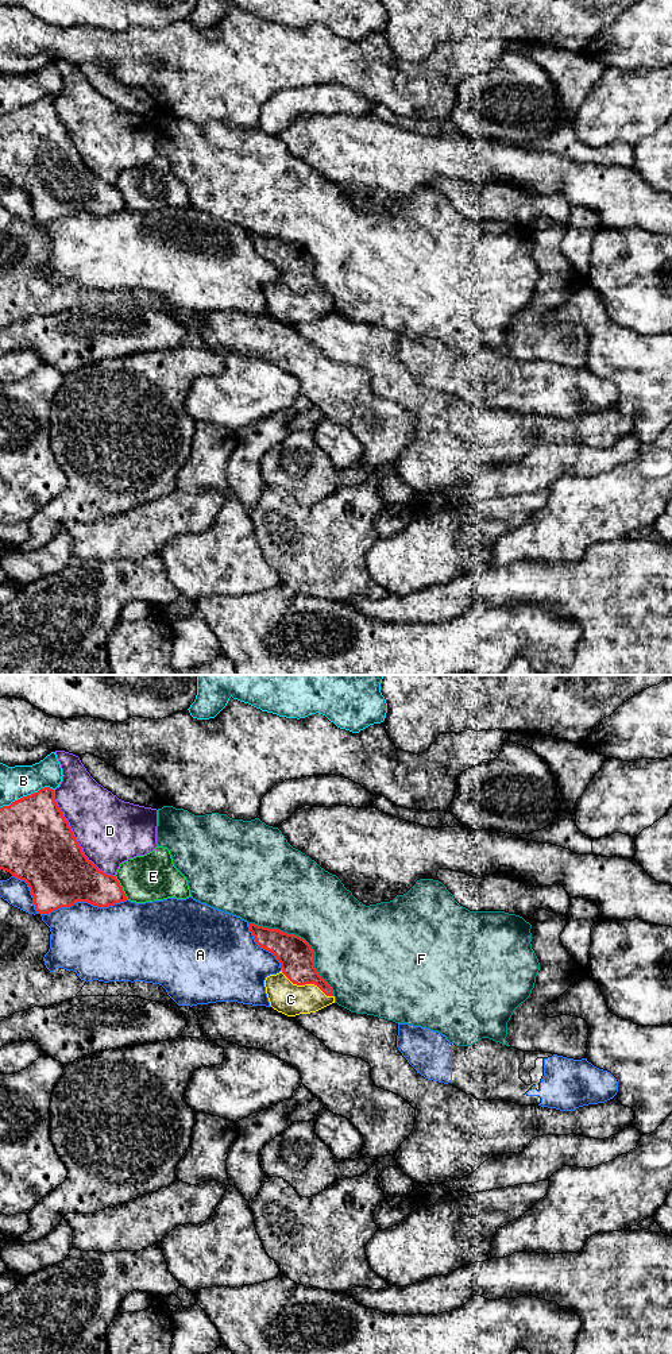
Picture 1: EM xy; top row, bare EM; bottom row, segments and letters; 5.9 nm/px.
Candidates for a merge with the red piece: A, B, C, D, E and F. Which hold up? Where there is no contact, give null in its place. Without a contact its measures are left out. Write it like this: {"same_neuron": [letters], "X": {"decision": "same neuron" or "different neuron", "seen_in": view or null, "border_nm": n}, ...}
{"same_neuron": ["C"], "A": {"decision": "different neuron", "seen_in": "xy", "border_nm": 700}, "B": {"decision": "different neuron", "seen_in": "xy", "border_nm": 340}, "C": {"decision": "same neuron", "seen_in": "xy", "border_nm": 340}, "D": {"decision": "different neuron", "seen_in": "xy", "border_nm": 650}, "E": {"decision": "different neuron", "seen_in": "xy", "border_nm": 160}, "F": {"decision": "different neuron", "seen_in": "xy", "border_nm": 650}}

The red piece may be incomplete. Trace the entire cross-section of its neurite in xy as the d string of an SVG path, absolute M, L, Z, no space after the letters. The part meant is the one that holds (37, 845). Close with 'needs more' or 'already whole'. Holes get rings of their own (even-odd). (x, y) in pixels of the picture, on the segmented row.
M50 787L0 807L0 869L28 884L39 914L76 902L108 907L127 900L116 876L104 873L84 855Z; already whole

